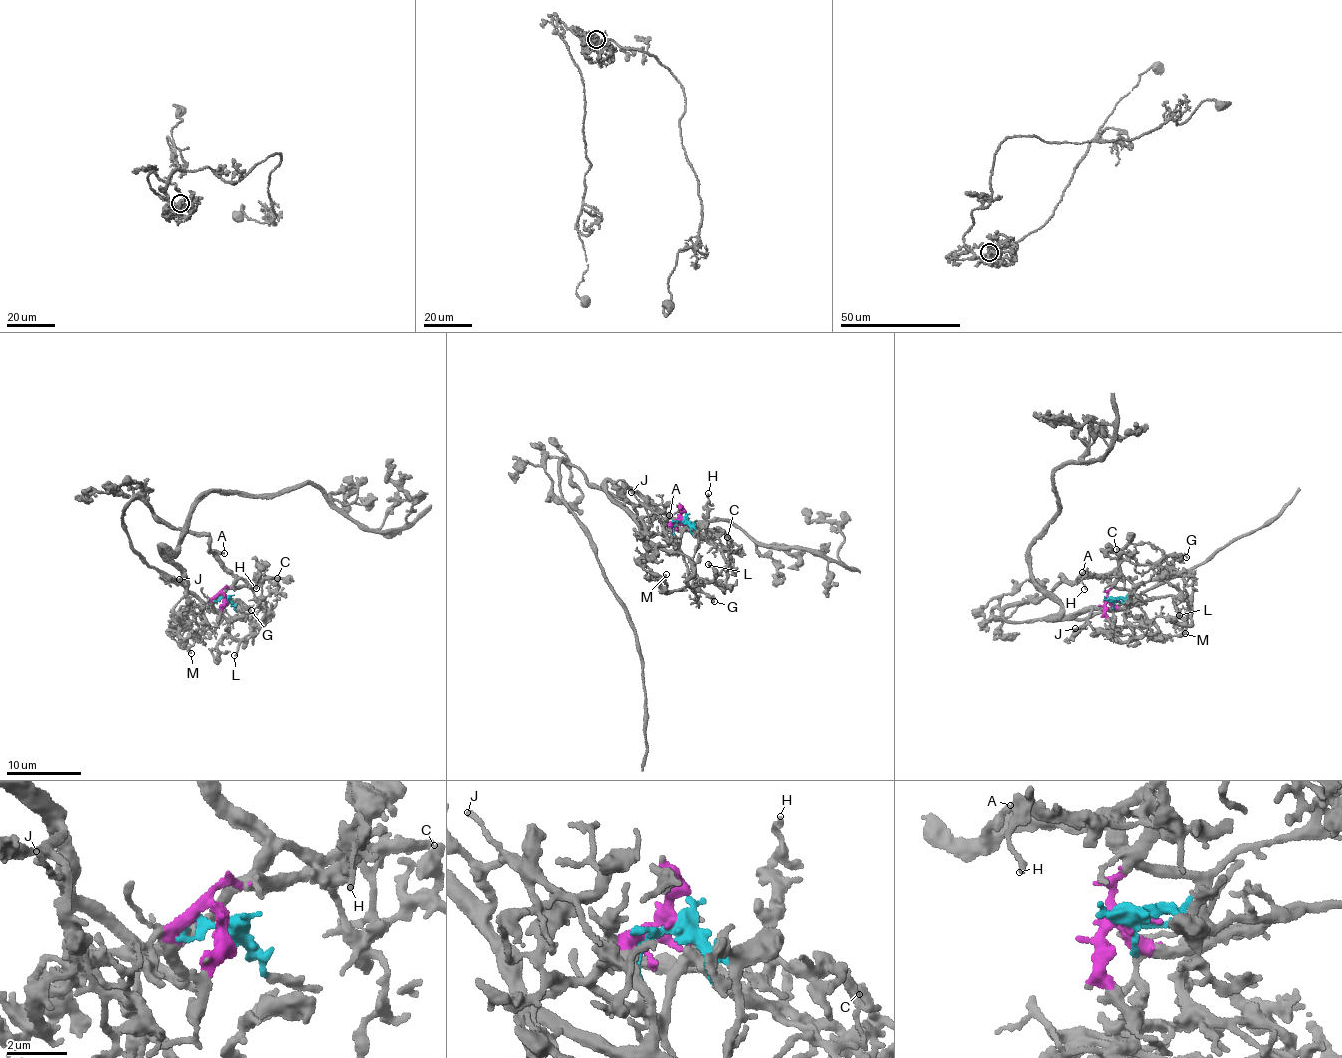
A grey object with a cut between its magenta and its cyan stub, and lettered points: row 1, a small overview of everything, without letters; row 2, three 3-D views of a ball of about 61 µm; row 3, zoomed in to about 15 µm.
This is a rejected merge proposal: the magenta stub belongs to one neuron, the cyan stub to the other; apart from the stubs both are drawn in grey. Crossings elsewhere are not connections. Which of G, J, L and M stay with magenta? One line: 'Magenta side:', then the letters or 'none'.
Magenta side: J, L

